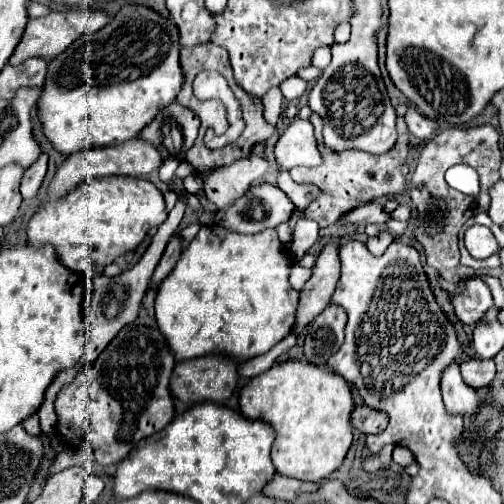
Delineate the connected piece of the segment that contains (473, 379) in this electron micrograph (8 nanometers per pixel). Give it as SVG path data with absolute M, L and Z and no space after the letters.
M470 358L468 362L460 364L462 368L462 378L468 386L472 388L486 388L494 374L496 374L496 364L494 360L478 360L478 358Z

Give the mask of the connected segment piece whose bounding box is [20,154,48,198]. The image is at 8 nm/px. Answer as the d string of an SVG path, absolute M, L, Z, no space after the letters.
M42 154L30 168L26 168L22 182L20 182L22 198L34 198L38 194L40 184L42 184L44 174L46 174L46 162L48 162L48 156Z

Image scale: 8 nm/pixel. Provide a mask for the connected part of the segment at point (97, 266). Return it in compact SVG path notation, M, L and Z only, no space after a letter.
M108 176L92 182L82 182L74 192L60 198L58 202L48 202L42 210L38 210L28 224L28 244L44 246L50 244L56 250L60 262L74 272L92 274L102 272L104 266L112 264L116 258L136 250L146 238L152 226L160 226L166 220L166 208L162 192L148 180L132 178L132 176Z

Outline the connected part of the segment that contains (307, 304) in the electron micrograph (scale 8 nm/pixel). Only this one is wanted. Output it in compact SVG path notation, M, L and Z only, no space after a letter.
M328 244L322 250L312 272L312 278L300 290L300 306L296 308L296 322L292 330L294 334L300 334L330 304L330 296L340 278L336 244Z

